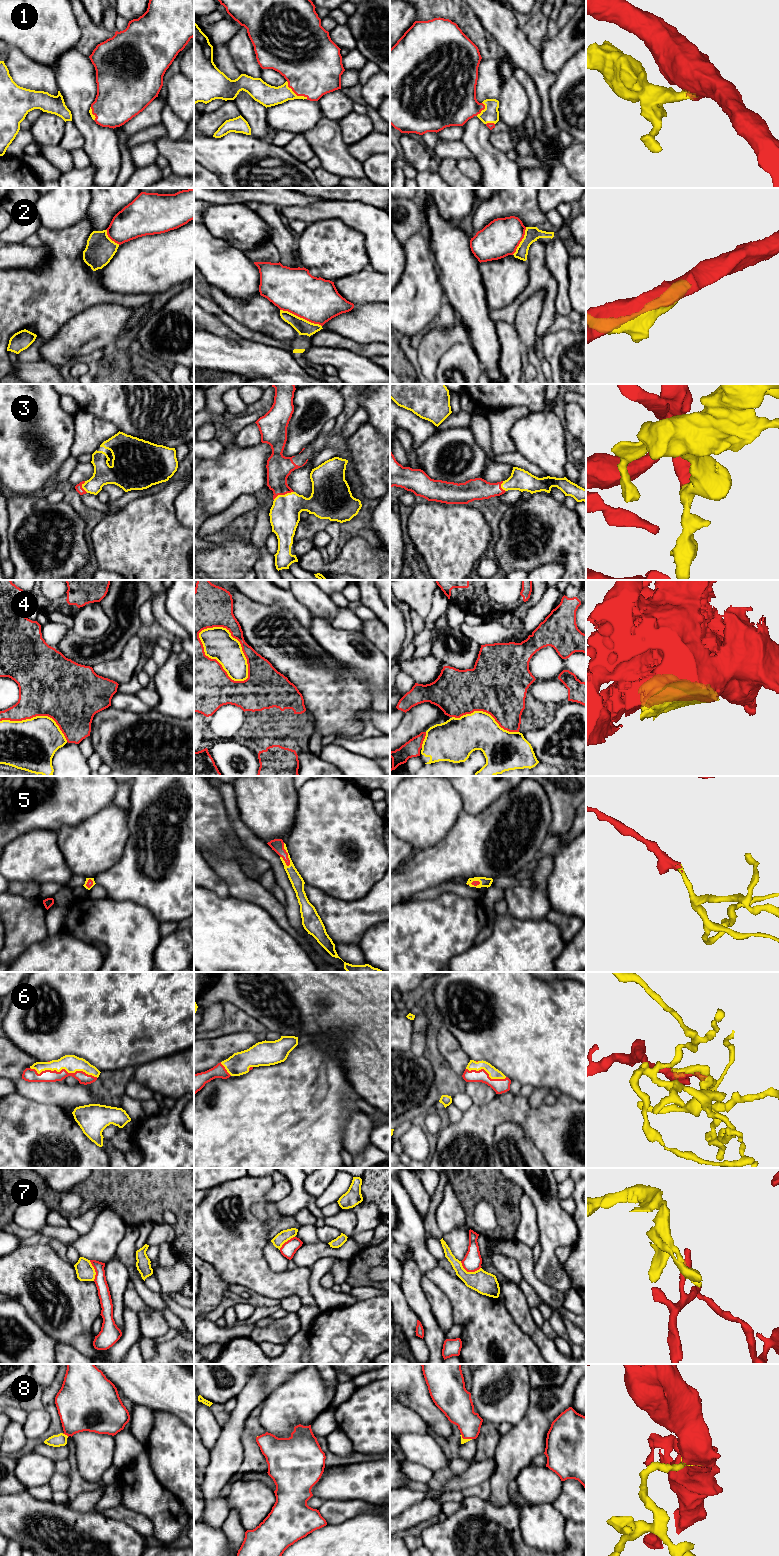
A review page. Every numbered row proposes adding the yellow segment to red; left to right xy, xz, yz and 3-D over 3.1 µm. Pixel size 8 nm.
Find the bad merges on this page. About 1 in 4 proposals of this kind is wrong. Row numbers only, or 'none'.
2, 4, 7

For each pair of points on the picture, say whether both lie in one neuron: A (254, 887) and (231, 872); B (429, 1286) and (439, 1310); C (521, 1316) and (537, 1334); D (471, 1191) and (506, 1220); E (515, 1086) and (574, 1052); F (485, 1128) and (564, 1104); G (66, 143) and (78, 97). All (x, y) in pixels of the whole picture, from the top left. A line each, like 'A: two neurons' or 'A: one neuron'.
A: one neuron
B: one neuron
C: one neuron
D: one neuron
E: two neurons
F: one neuron
G: two neurons

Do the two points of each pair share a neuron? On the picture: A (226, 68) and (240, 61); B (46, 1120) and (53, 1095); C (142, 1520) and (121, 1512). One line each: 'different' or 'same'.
A: different
B: different
C: same

